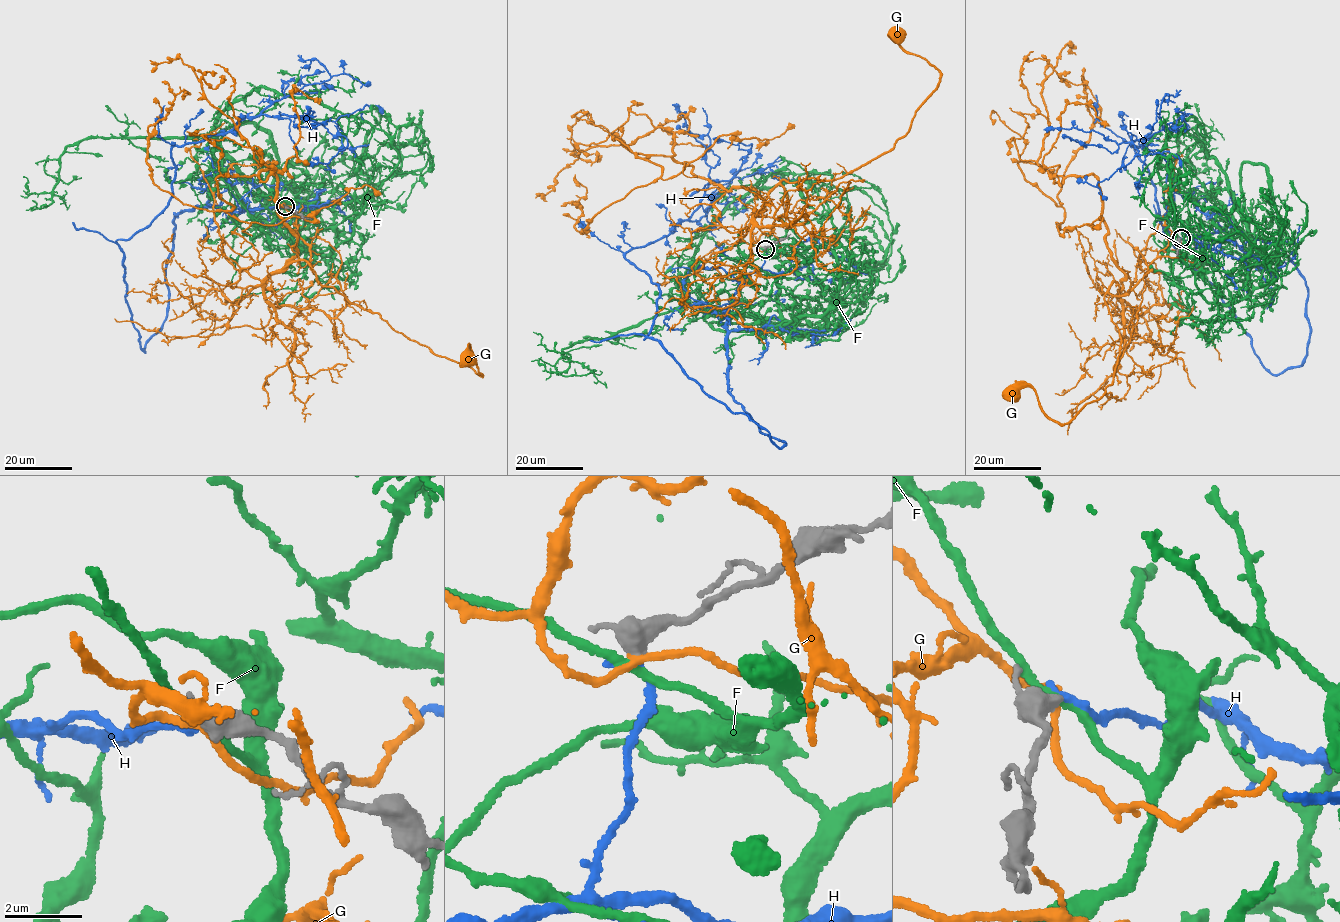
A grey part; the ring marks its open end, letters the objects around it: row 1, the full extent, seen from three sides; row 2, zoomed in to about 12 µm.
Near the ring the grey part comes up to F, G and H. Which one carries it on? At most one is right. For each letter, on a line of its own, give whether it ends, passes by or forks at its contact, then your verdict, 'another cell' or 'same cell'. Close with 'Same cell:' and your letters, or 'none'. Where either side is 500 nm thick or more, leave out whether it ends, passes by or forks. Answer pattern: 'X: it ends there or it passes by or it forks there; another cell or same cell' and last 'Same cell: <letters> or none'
F: it passes by; another cell
G: it passes by; another cell
H: it ends there; same cell
Same cell: H

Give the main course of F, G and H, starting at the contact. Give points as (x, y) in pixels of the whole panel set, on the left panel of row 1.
F: (284, 207), (257, 200), (278, 204), (200, 135), (80, 140), (52, 203), (32, 200)
G: (284, 207), (295, 213), (321, 284), (482, 375), (470, 347), (466, 360)
H: (284, 206), (175, 213), (144, 352), (117, 242), (167, 206), (172, 148), (304, 117), (347, 143), (308, 165)

